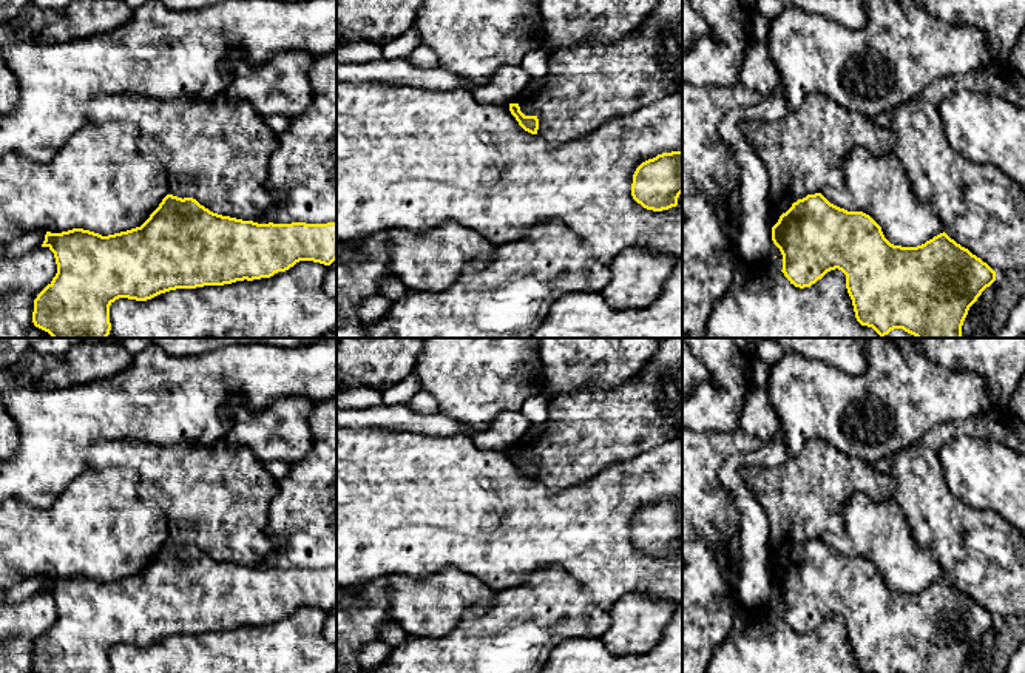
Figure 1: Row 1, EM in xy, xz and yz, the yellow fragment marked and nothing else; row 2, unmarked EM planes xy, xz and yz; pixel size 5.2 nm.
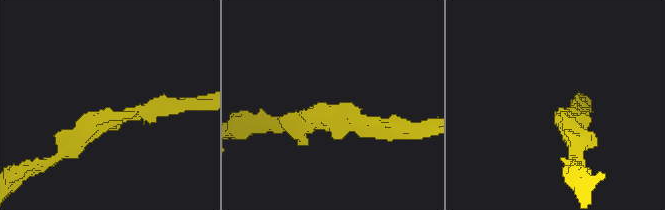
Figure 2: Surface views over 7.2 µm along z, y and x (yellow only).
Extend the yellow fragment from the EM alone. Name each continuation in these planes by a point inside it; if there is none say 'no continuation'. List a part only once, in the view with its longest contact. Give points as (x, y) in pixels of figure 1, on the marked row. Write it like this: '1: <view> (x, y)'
1: yz (777, 263)

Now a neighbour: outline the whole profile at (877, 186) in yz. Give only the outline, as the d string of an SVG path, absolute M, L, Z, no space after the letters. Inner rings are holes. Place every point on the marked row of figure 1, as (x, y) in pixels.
M855 147L843 171L844 187L827 187L821 194L840 208L869 215L891 244L917 247L943 233L939 213L912 191L895 153L874 156Z

